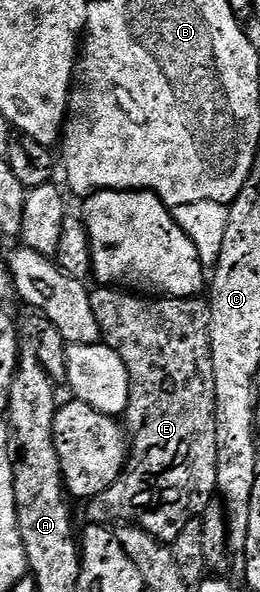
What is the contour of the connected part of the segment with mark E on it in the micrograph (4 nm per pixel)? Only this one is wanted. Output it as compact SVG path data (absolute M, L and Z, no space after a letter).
M120 287L93 288L91 299L103 340L119 357L127 360L128 378L132 384L126 414L126 429L130 434L128 464L118 480L98 499L98 505L106 516L117 517L117 522L136 525L165 543L174 542L182 535L186 523L197 520L218 493L211 304L200 297L157 296L153 299Z

